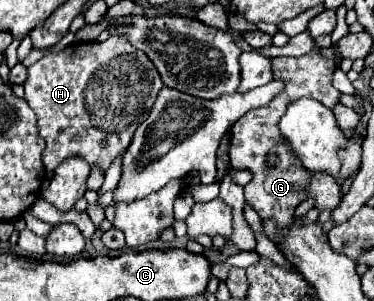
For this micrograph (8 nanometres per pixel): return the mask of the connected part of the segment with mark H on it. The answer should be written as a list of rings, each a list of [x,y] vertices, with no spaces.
[[[110,35],[104,43],[72,43],[58,53],[44,55],[28,69],[28,81],[24,83],[24,89],[28,105],[38,117],[40,135],[46,141],[46,149],[42,153],[46,171],[54,171],[64,159],[76,155],[84,157],[92,167],[100,165],[102,169],[108,169],[112,159],[130,145],[134,131],[148,117],[162,87],[164,83],[154,63],[144,55],[144,51],[132,47],[122,35]]]

